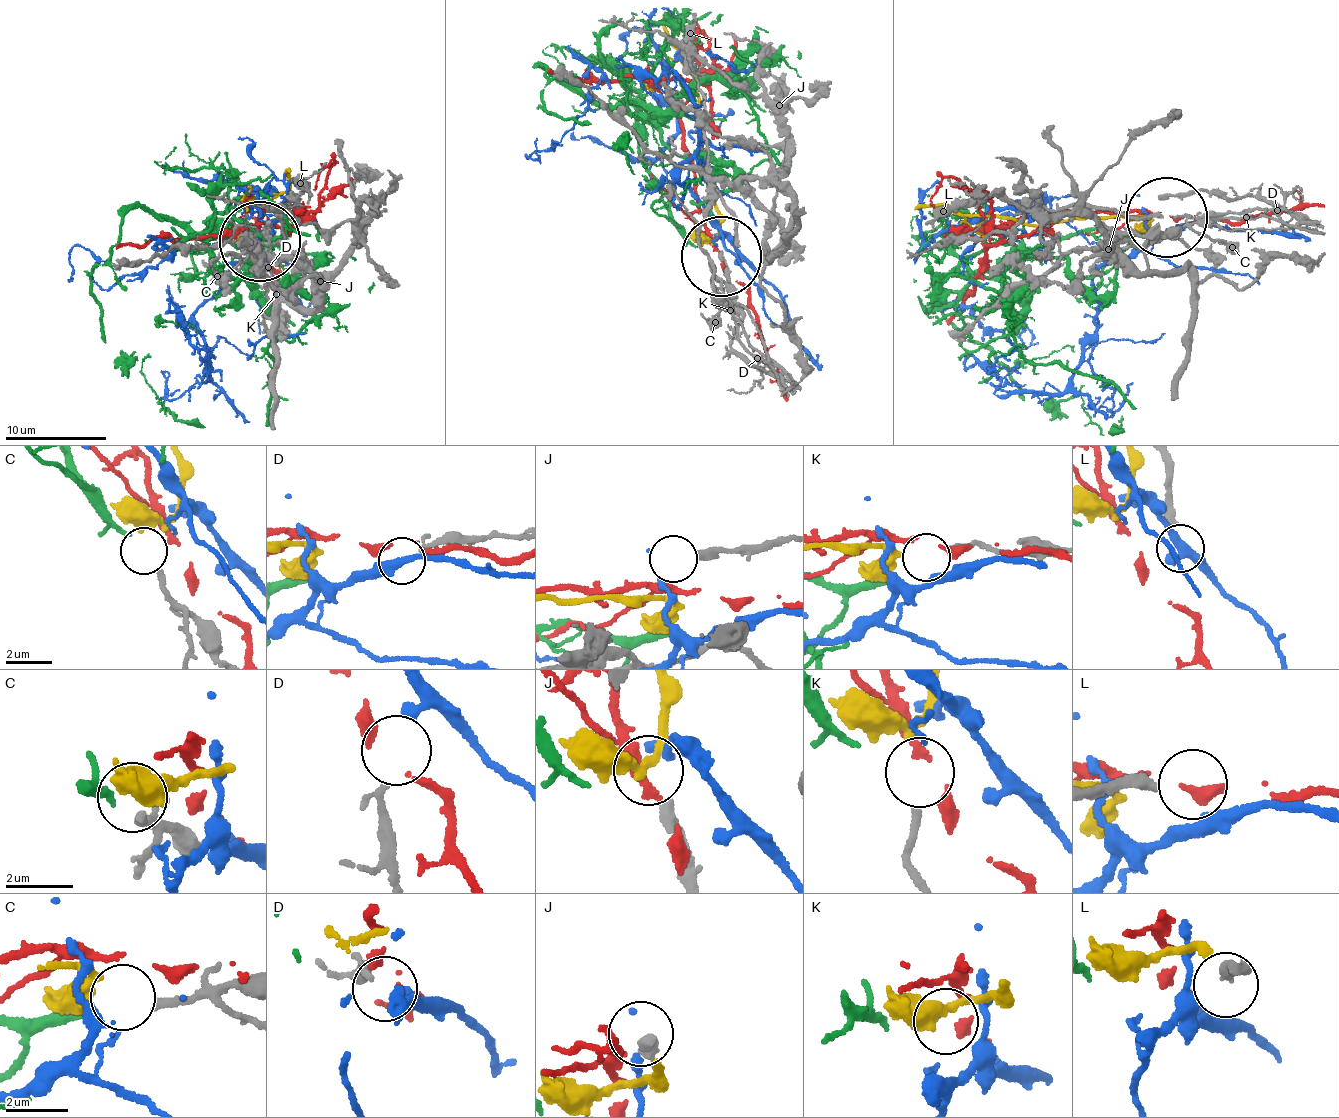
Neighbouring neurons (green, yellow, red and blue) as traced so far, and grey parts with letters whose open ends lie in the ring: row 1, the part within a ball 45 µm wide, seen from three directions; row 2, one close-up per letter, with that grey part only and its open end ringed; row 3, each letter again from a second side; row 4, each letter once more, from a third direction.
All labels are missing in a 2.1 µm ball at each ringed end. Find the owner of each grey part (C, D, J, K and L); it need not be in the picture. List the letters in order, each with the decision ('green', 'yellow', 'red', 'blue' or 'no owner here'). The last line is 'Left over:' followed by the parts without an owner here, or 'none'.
C: green
D: blue
J: no owner here
K: yellow
L: no owner here
Left over: J, L

